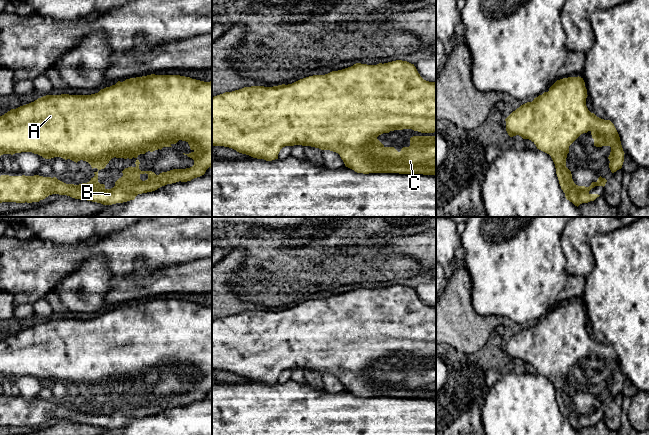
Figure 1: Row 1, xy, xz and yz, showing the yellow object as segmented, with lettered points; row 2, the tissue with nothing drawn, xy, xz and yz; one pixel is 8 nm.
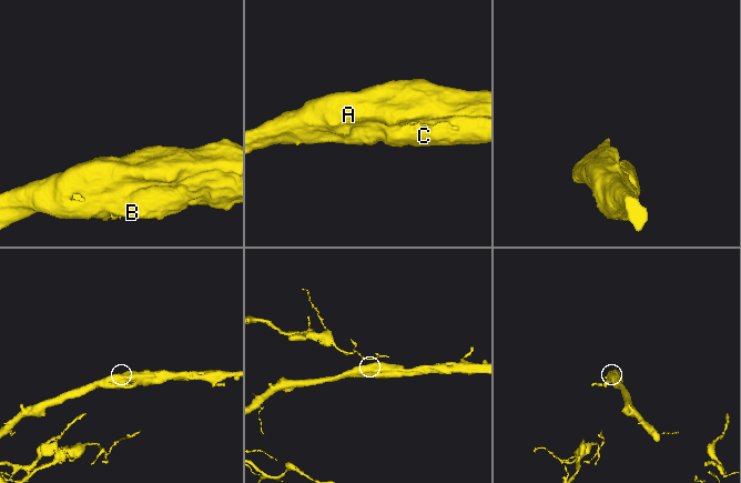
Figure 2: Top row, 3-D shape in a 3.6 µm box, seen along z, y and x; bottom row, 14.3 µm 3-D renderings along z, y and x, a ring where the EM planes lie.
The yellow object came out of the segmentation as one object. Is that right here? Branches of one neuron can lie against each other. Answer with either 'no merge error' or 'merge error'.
no merge error

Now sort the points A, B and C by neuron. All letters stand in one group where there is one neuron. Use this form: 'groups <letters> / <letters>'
groups A B C

